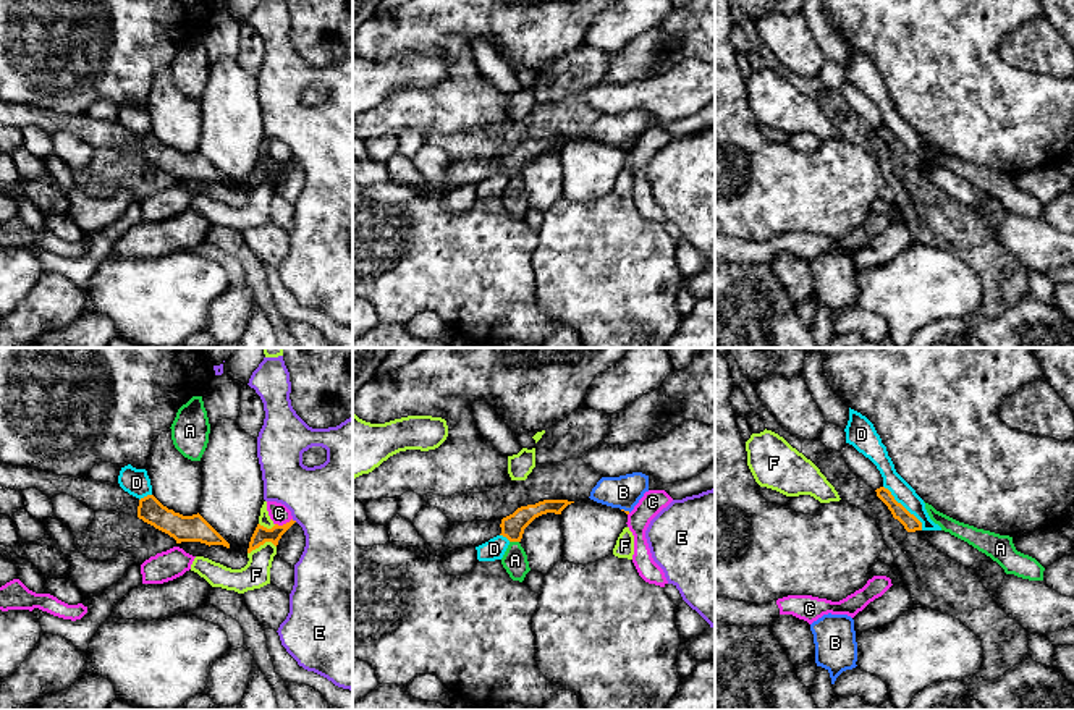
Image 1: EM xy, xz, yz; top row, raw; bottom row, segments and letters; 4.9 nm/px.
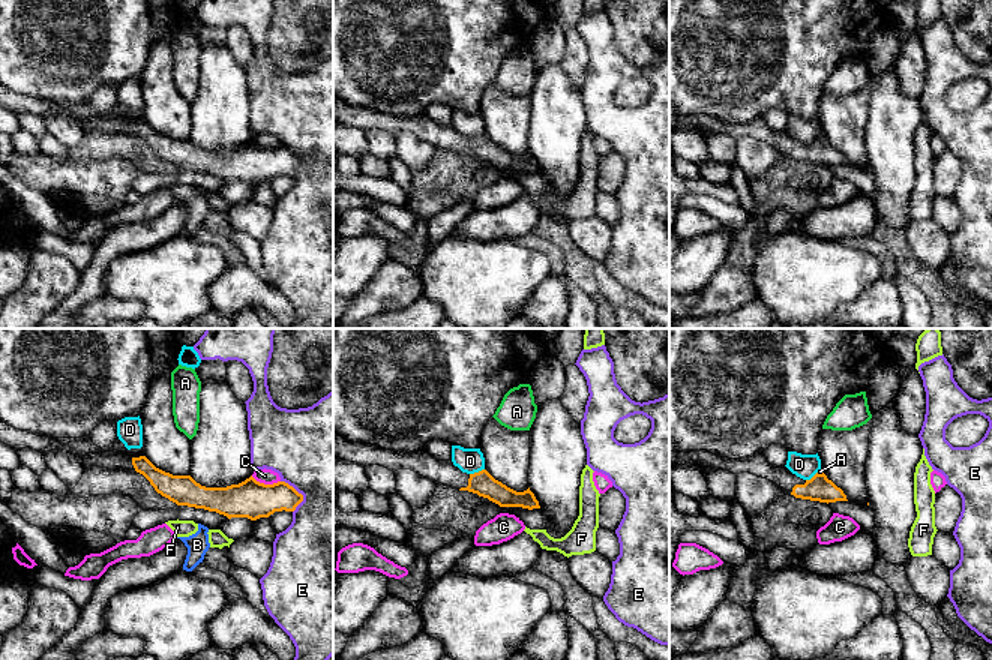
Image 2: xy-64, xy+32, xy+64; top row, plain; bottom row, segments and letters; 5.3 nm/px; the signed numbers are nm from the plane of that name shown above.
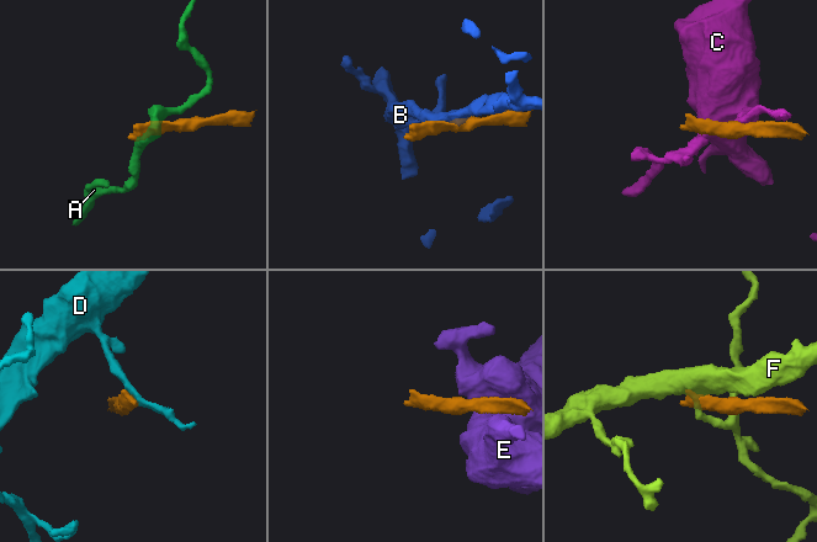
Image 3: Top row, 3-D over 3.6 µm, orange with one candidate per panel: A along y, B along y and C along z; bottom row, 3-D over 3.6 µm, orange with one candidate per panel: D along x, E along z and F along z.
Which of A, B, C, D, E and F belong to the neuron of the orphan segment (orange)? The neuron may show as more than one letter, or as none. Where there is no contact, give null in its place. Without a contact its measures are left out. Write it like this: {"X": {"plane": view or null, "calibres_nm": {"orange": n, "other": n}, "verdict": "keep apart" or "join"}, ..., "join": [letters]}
{"A": {"plane": "xz", "calibres_nm": {"orange": 120, "other": 130}, "verdict": "keep apart"}, "B": {"plane": "xz", "calibres_nm": {"orange": 20, "other": 170}, "verdict": "keep apart"}, "C": {"plane": "xy", "calibres_nm": {"orange": 80, "other": 100}, "verdict": "keep apart"}, "D": {"plane": "yz", "calibres_nm": {"orange": 80, "other": 100}, "verdict": "keep apart"}, "E": {"plane": "xy", "calibres_nm": {"orange": 80, "other": 460}, "verdict": "keep apart"}, "F": {"plane": "xy", "calibres_nm": {"orange": 80, "other": 140}, "verdict": "keep apart"}, "join": []}

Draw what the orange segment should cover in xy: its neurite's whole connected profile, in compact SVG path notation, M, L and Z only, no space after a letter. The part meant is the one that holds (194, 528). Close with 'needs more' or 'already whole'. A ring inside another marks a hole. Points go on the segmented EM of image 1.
M0 461L0 485L23 492L37 488L47 497L66 493L94 511L116 511L136 516L155 529L181 542L201 542L205 545L230 543L197 513L183 516L163 506L154 495L136 498L125 492L120 484L102 484L89 475L58 475L24 466Z; needs more

